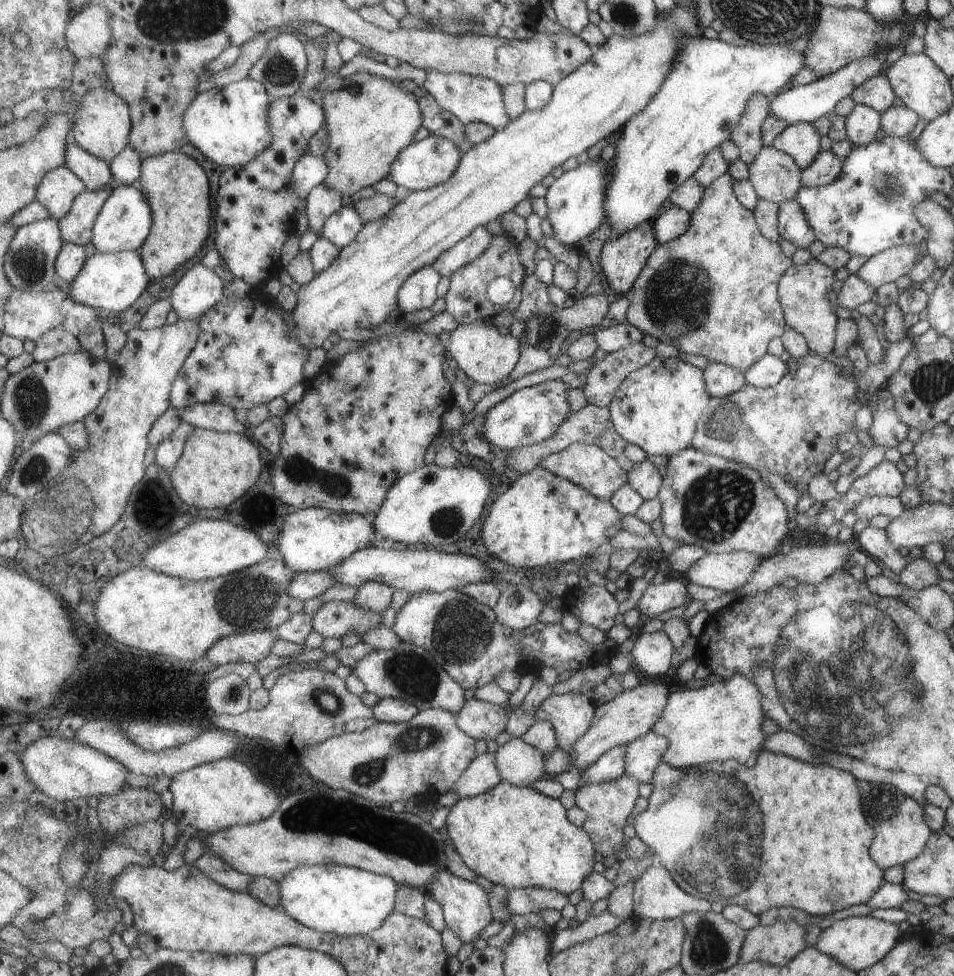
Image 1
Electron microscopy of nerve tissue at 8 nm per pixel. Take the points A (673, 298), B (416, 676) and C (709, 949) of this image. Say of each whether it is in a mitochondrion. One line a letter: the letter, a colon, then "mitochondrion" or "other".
A: mitochondrion
B: mitochondrion
C: mitochondrion

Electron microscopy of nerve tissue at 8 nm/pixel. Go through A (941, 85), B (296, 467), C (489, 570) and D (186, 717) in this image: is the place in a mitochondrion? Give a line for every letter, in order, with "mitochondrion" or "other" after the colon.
A: other
B: mitochondrion
C: other
D: other

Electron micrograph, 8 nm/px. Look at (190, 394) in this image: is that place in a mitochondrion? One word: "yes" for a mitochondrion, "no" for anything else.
no

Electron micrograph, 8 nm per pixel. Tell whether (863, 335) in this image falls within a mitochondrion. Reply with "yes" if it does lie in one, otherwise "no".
no

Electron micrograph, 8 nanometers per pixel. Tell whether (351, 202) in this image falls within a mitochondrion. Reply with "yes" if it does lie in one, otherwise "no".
no

